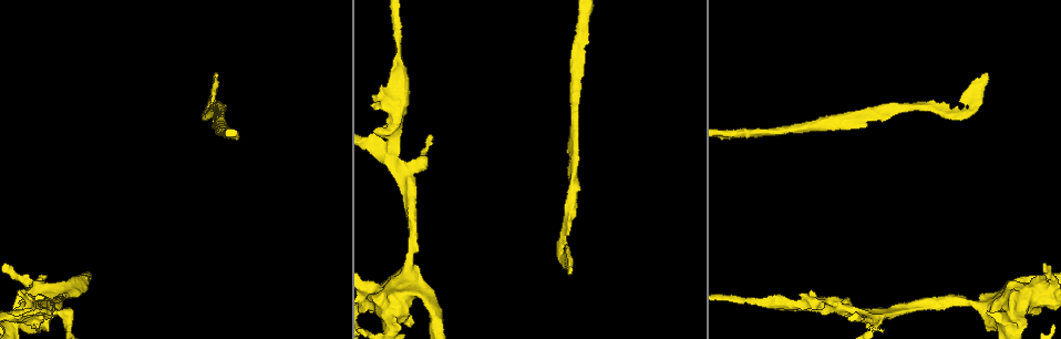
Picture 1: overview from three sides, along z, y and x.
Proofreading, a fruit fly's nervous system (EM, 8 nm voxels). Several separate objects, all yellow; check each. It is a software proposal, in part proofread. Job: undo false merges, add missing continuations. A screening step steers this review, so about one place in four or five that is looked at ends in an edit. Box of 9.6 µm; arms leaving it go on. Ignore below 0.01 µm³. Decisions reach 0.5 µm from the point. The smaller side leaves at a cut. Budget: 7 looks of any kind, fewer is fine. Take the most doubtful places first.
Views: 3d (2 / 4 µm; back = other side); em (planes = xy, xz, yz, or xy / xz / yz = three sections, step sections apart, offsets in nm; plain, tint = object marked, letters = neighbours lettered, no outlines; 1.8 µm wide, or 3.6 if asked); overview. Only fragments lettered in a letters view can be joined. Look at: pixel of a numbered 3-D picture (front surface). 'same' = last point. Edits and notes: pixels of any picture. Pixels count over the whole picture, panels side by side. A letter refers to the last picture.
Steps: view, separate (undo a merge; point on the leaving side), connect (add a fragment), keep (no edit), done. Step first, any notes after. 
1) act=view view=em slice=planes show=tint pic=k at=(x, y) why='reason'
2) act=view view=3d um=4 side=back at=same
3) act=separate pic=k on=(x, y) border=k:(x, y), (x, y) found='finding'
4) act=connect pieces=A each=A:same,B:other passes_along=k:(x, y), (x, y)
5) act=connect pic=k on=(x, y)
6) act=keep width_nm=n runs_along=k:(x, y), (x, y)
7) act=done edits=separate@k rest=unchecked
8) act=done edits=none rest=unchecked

act=view view=em slice=planes show=letters pic=1 at=(981, 73) why='long arm stops here'

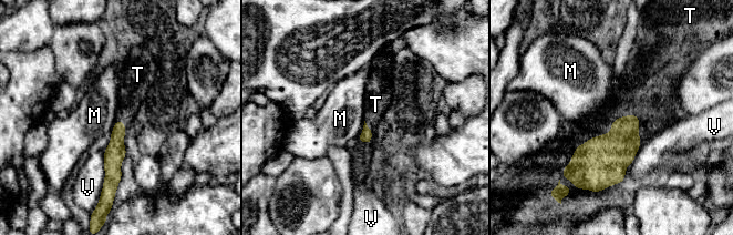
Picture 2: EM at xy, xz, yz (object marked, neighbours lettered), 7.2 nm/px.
act=connect pieces=T each=M:other,T:same,V:other passes_along=2:(605, 157), (612, 124), (632, 96) found='the neuron continues'

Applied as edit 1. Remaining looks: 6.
act=view view=3d um=4 pic=1 at=(1038, 312) why='branch stops here'

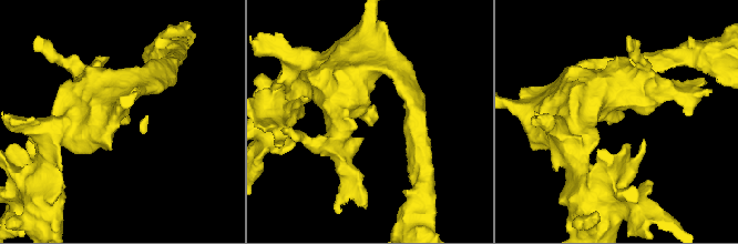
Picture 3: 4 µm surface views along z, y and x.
act=view view=em um=3.6 slice=planes show=letters pic=3 at=(378, 117)

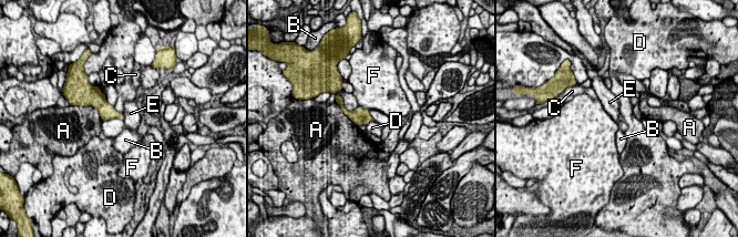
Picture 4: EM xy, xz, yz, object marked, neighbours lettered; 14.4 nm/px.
act=keep each=A:other,B:other,C:other,D:other,E:other,F:other border=4:(368, 111), (372, 120) found='none of them fits'

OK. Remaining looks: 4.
act=view view=3d um=4 pic=1 at=(18, 308) why='an open end'

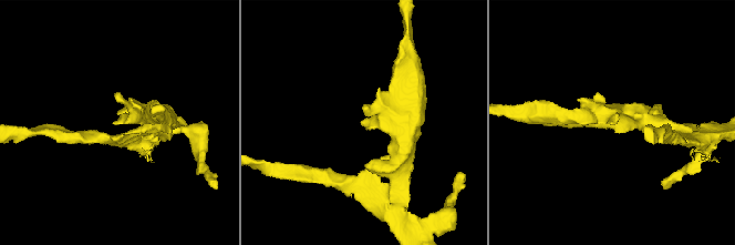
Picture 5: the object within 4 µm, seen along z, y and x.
act=view view=em slice=yz step=8 show=letters pic=5 at=(365, 124) why='shape alone is not enough'

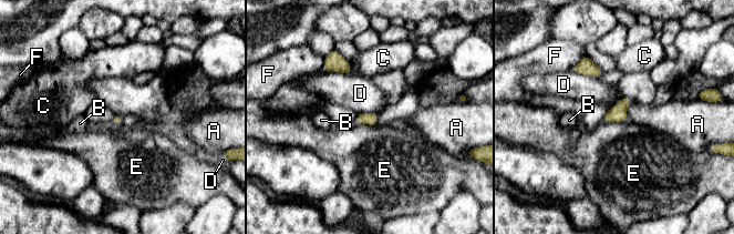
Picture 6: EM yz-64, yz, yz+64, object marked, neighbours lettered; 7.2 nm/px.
act=view view=em slice=planes show=letters at=same

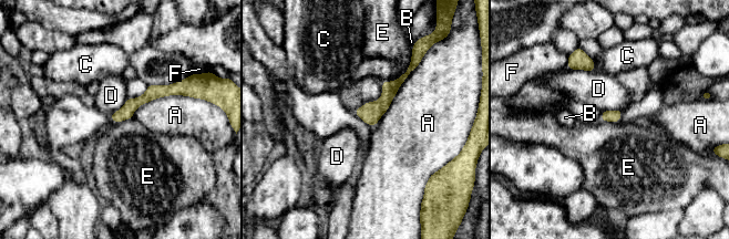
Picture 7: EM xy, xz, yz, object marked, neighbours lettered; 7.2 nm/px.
act=keep each=A:other,B:other,C:other,D:other,E:other,F:other border=7:(412, 55), (409, 66), (388, 82) found='no lettered fragment goes on from it'

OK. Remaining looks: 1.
act=done edits=connect@2 rest=unchecked

